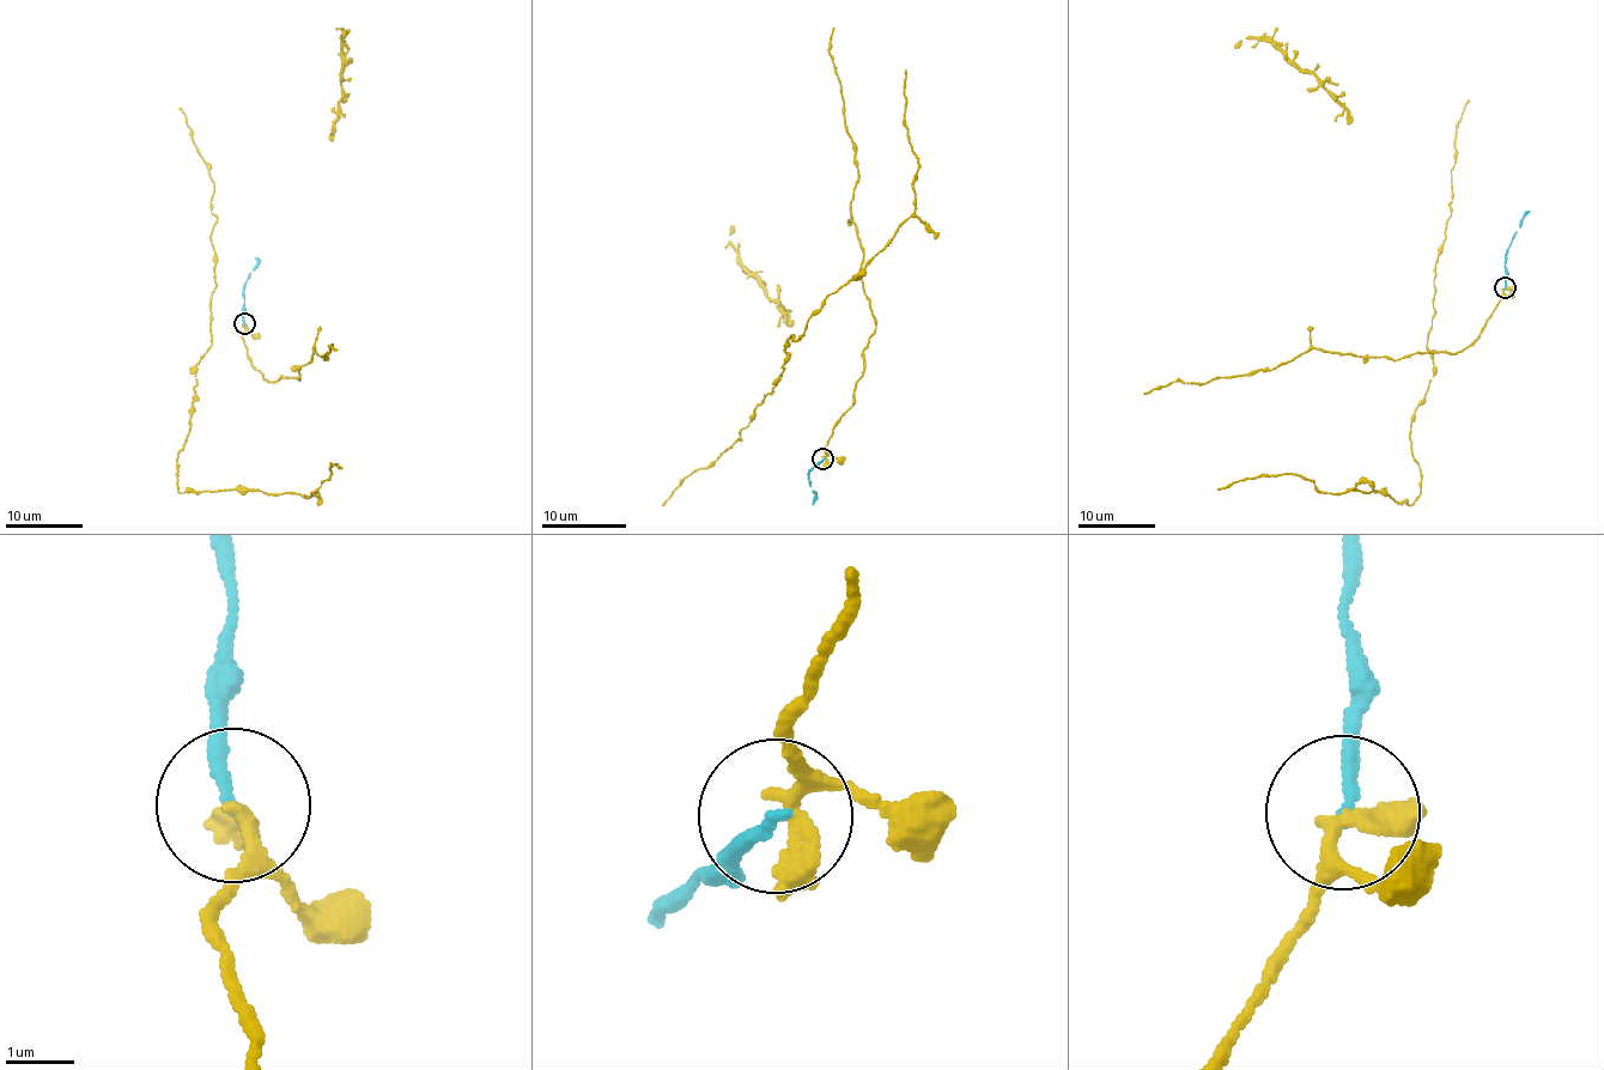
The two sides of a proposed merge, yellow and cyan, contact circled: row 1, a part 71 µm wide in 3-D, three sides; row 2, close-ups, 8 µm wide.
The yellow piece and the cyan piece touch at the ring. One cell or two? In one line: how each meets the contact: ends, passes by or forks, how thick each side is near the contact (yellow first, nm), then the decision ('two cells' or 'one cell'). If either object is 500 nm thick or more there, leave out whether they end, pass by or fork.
yellow passes by; cyan ends; calibres 220 and 190 nm; one cell

